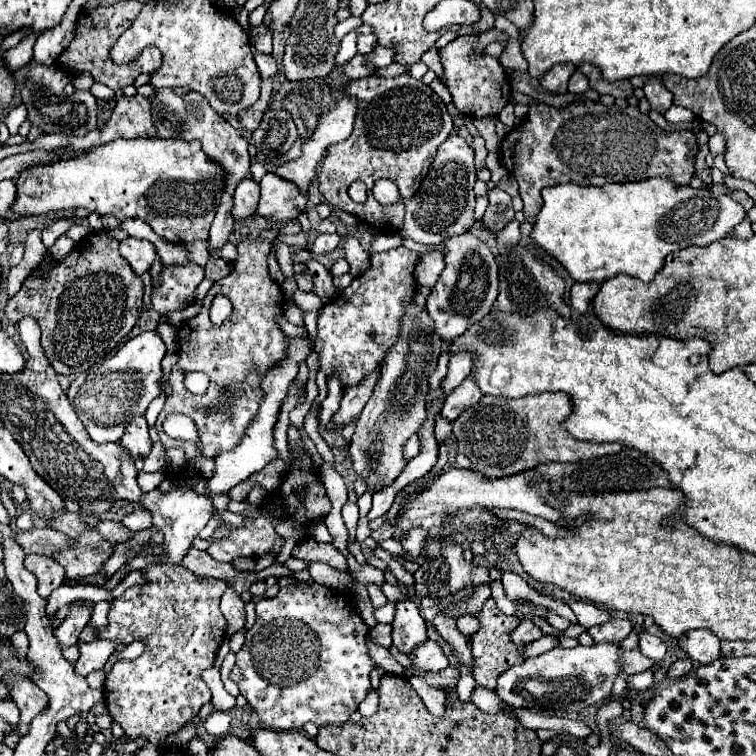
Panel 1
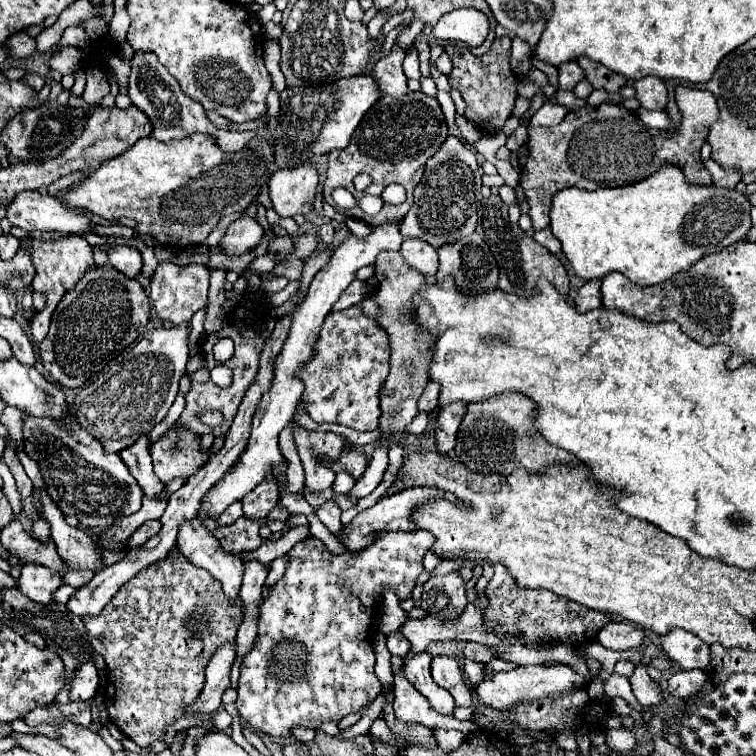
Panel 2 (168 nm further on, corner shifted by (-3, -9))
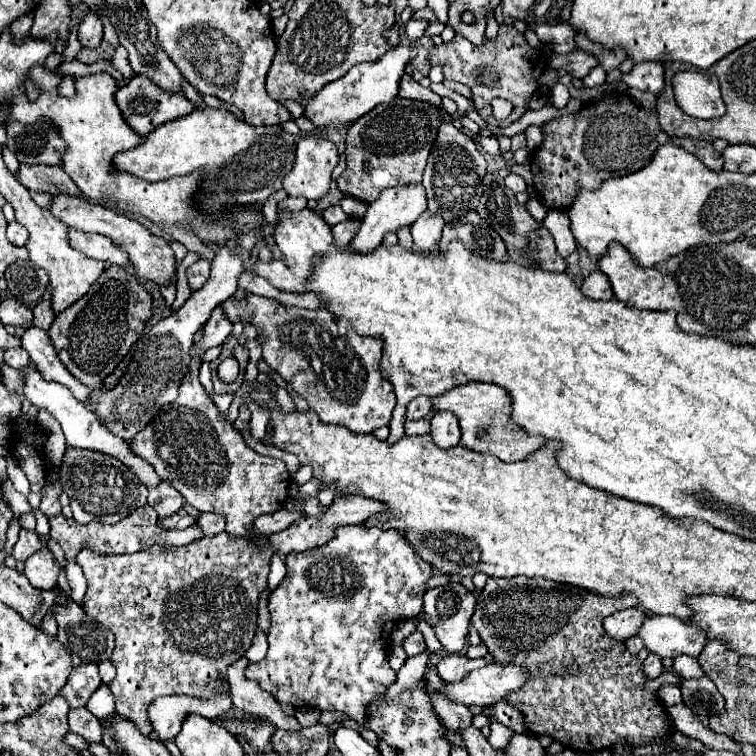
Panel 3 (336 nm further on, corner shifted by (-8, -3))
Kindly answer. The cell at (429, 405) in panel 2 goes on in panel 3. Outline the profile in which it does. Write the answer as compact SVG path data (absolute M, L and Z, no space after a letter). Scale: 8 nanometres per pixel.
M419 395L419 397L415 397L415 399L407 405L407 419L409 419L409 421L423 419L431 409L433 409L433 405L431 405L431 397L427 397L427 395Z

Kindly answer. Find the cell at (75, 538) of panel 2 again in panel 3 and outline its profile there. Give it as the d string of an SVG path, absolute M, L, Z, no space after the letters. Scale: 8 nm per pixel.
M351 495L335 501L321 519L303 517L285 531L269 535L269 547L253 547L245 539L235 539L229 533L219 533L215 537L203 537L197 543L183 547L159 547L133 553L133 555L97 555L91 547L83 547L77 553L77 563L83 567L87 579L85 593L85 615L93 617L101 625L113 631L115 649L111 663L117 669L115 679L109 683L109 689L115 697L115 713L131 721L143 735L149 735L153 725L149 721L147 709L151 701L159 695L191 695L191 697L209 697L217 693L217 679L227 671L233 659L243 657L249 649L255 629L257 629L257 599L259 593L267 587L271 555L277 551L281 559L287 553L299 553L325 545L335 537L335 531L343 525L361 525L369 517L383 515L387 505L377 499L367 499Z

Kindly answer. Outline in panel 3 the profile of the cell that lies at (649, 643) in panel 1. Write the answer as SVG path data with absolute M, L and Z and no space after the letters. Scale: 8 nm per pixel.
M675 657L673 659L673 669L683 679L691 679L691 677L701 677L703 675L703 669L697 663L697 659L689 659L689 657Z

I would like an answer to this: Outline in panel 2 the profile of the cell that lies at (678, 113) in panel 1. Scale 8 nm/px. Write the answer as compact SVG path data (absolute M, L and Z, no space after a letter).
M640 107L636 113L638 113L638 117L640 117L644 123L648 123L650 127L668 129L668 125L670 125L670 119L668 119L668 115L666 115L664 111L646 111L646 109Z

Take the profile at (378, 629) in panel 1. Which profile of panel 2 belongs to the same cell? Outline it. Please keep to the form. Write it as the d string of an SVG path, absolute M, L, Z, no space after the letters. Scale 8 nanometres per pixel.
M392 633L386 637L386 645L388 645L388 651L392 655L398 655L398 657L406 657L408 651L410 651L410 641L402 635L402 633Z

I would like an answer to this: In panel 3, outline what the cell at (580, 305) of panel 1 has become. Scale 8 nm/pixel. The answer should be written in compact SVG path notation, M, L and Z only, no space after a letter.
M593 271L581 285L581 291L589 299L613 299L611 283L603 271Z

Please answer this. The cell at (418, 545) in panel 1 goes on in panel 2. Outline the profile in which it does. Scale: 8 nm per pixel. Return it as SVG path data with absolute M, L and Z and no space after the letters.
M408 531L408 533L376 533L376 537L372 539L372 543L364 549L360 549L358 553L342 553L342 555L332 555L326 545L320 541L320 539L314 539L314 537L308 537L306 541L300 541L296 543L288 553L288 563L286 563L286 571L282 575L282 579L270 589L268 597L262 601L260 605L260 617L258 617L258 635L256 635L256 641L254 641L254 647L252 651L244 657L242 661L242 667L240 667L240 683L238 683L238 699L236 699L236 707L238 707L238 713L252 725L256 727L258 731L262 733L268 733L268 735L274 735L274 737L290 737L290 729L294 725L302 725L302 727L310 727L315 731L320 729L320 726L325 721L340 722L345 716L358 713L364 705L372 703L378 693L382 691L382 685L374 673L374 651L372 651L372 633L370 633L370 625L374 621L374 613L380 605L380 597L386 589L394 591L398 595L400 601L404 599L410 599L412 597L412 589L418 581L418 575L424 571L424 565L422 565L422 559L424 559L424 553L430 549L430 545L434 543L434 537L432 533L428 531Z

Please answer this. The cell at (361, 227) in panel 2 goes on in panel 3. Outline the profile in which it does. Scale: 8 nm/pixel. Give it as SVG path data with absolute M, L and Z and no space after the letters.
M343 197L341 207L347 213L347 217L353 217L353 219L361 219L365 215L365 211L367 211L367 205L357 201L357 199L353 199L353 197Z

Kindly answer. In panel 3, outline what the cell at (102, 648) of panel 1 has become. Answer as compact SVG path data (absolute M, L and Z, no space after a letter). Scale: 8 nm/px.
M87 663L71 671L65 687L59 693L65 695L65 699L69 699L71 707L85 707L99 685L101 677L97 671L97 663Z

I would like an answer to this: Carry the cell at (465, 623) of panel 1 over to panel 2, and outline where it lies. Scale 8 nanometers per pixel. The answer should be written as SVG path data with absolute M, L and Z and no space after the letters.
M468 643L466 649L464 649L464 657L474 659L474 661L478 661L478 663L486 663L486 661L490 661L494 655L488 651L488 647L484 647L484 645L480 645L480 643Z

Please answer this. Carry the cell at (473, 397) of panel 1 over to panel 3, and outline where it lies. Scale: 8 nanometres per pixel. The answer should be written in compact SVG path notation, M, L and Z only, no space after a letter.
M437 411L431 419L431 437L433 443L441 449L449 449L459 445L459 423L457 415L451 411Z

